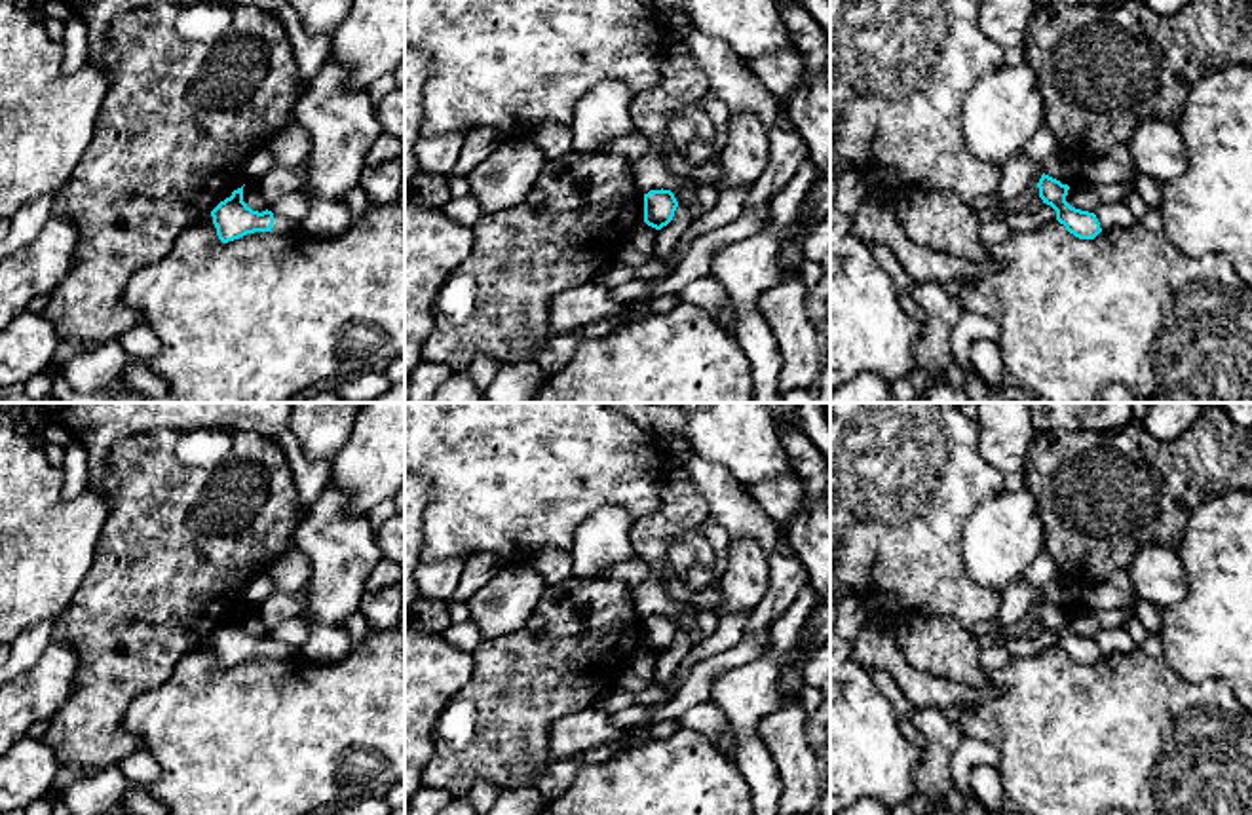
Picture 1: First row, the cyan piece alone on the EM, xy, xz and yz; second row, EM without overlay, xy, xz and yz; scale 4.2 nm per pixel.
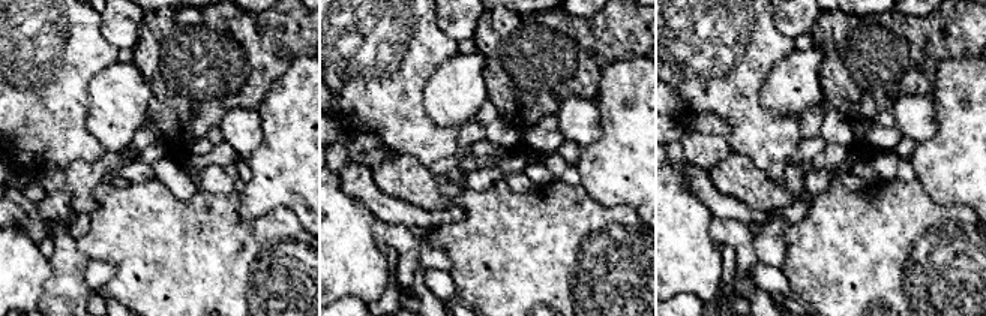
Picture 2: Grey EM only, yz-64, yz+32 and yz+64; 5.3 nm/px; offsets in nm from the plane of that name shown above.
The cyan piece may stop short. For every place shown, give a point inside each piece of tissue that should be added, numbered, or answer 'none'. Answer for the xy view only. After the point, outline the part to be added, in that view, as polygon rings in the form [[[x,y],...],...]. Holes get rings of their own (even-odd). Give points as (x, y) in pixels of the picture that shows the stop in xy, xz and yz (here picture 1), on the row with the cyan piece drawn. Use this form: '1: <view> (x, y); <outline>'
1: xy (282, 225); [[[274,215],[274,226],[272,226],[272,232],[275,234],[291,234],[291,232],[298,232],[300,226],[296,220],[291,220],[287,217],[281,217],[281,215]]]

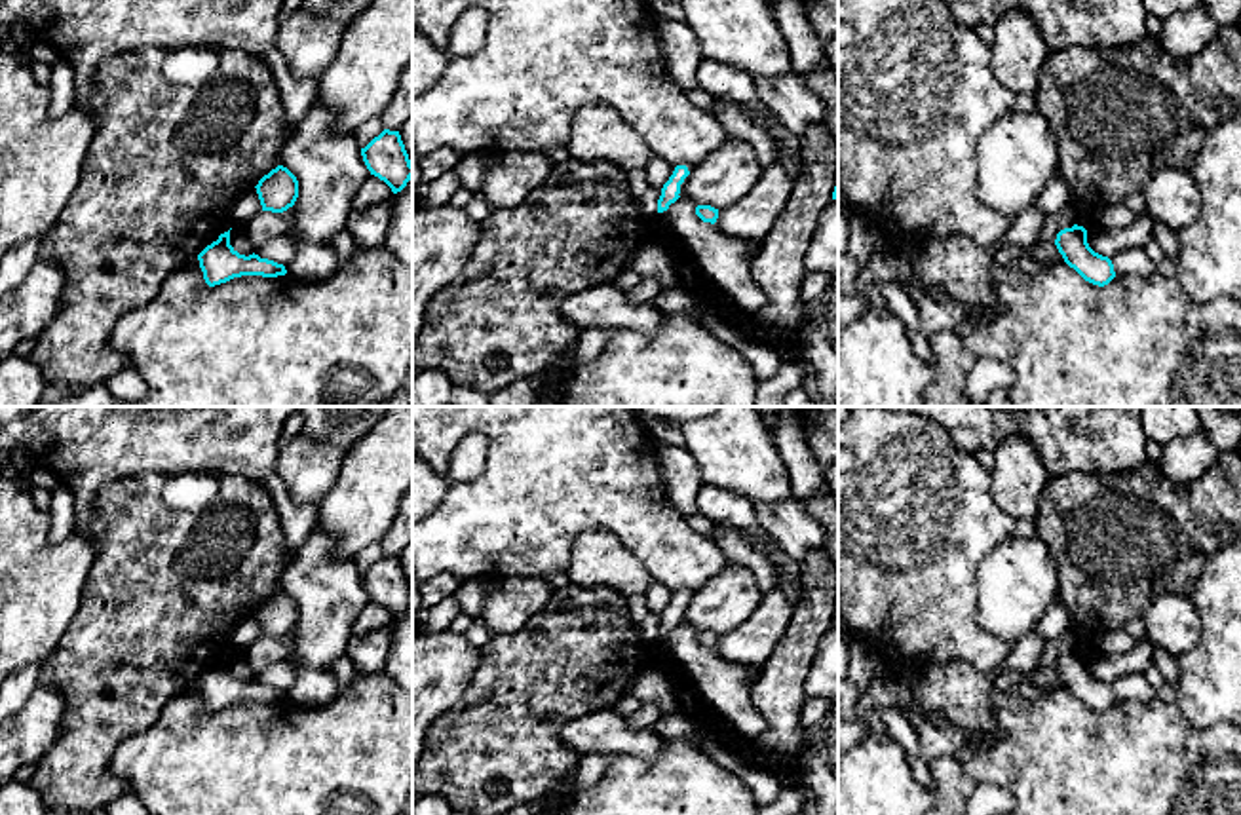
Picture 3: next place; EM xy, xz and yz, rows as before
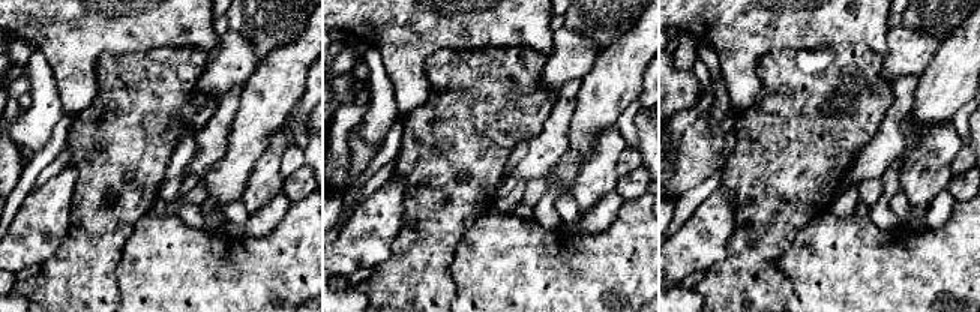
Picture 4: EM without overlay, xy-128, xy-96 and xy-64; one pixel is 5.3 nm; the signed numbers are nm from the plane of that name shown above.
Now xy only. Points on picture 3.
none

